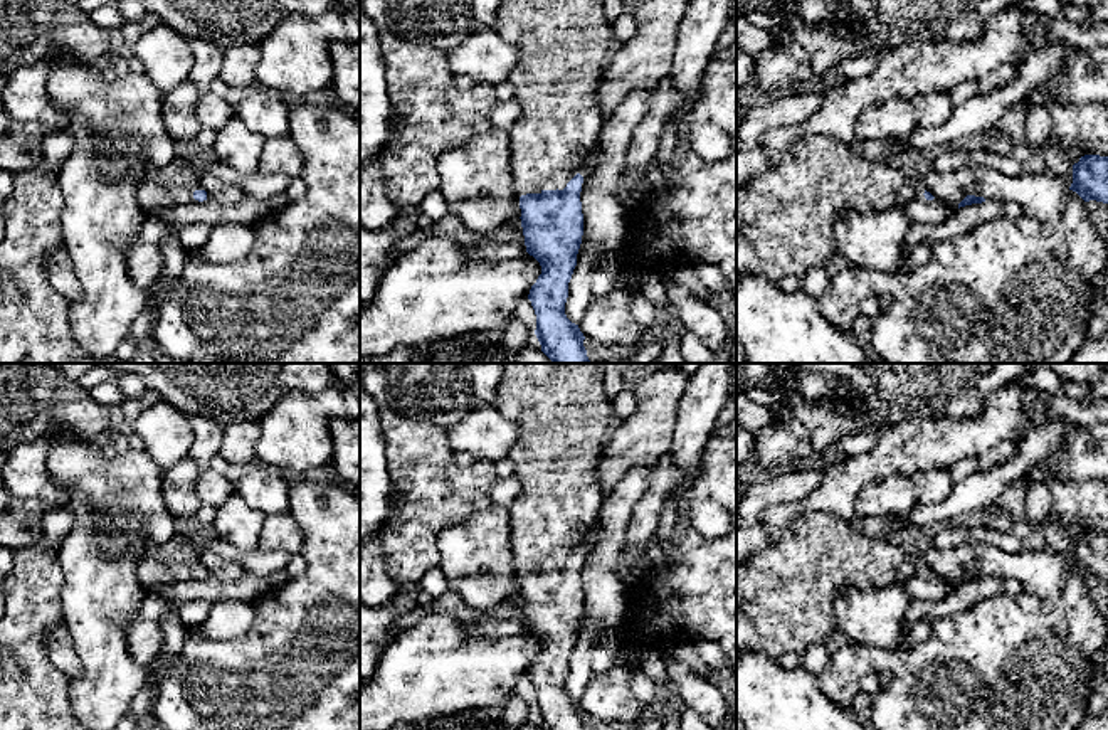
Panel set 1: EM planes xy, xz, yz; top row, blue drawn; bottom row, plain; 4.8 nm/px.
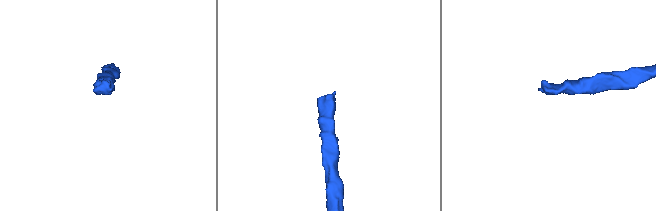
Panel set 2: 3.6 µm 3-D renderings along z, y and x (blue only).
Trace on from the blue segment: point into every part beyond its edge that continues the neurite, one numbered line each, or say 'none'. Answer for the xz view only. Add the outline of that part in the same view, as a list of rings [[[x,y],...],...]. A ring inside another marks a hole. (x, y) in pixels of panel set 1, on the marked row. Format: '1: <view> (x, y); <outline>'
1: xz (564, 46); [[[501,0],[493,27],[520,49],[520,59],[508,74],[521,106],[518,121],[508,130],[514,190],[520,197],[531,190],[563,190],[577,173],[585,183],[587,175],[580,167],[595,151],[604,123],[595,91],[615,49],[604,0]]]

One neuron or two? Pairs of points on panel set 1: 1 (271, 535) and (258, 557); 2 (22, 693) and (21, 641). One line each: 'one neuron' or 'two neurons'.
1: two neurons
2: one neuron

